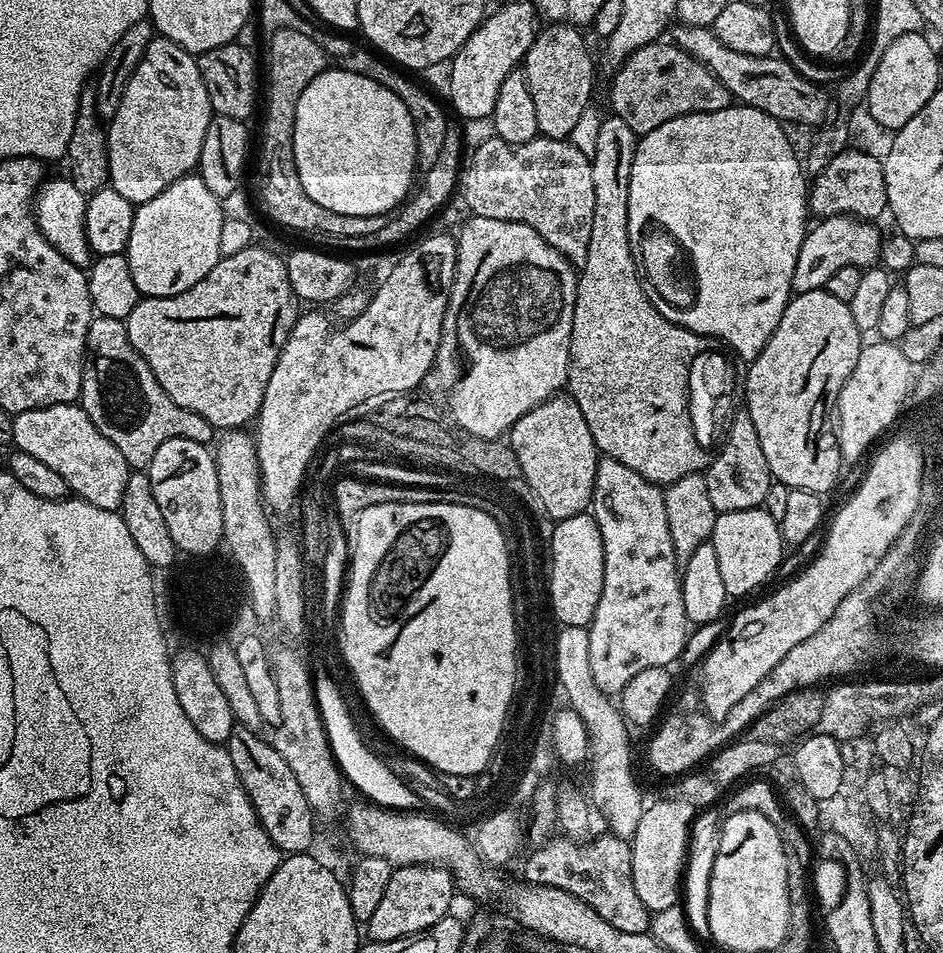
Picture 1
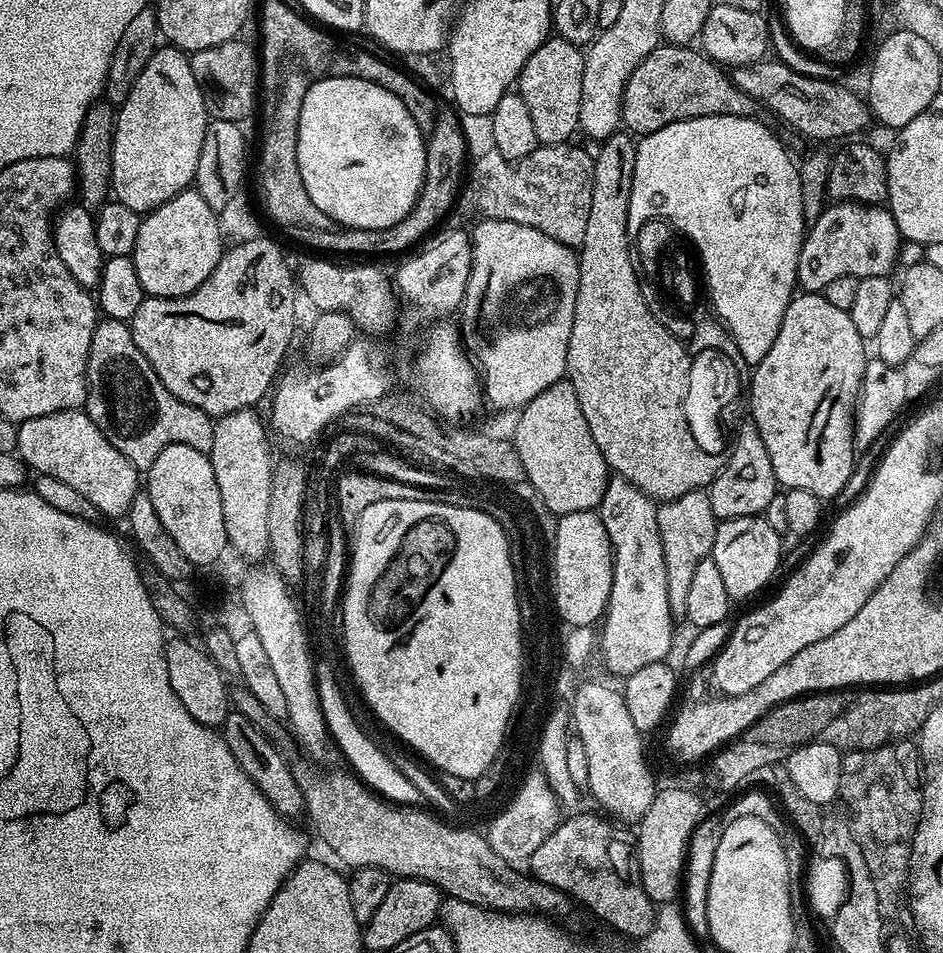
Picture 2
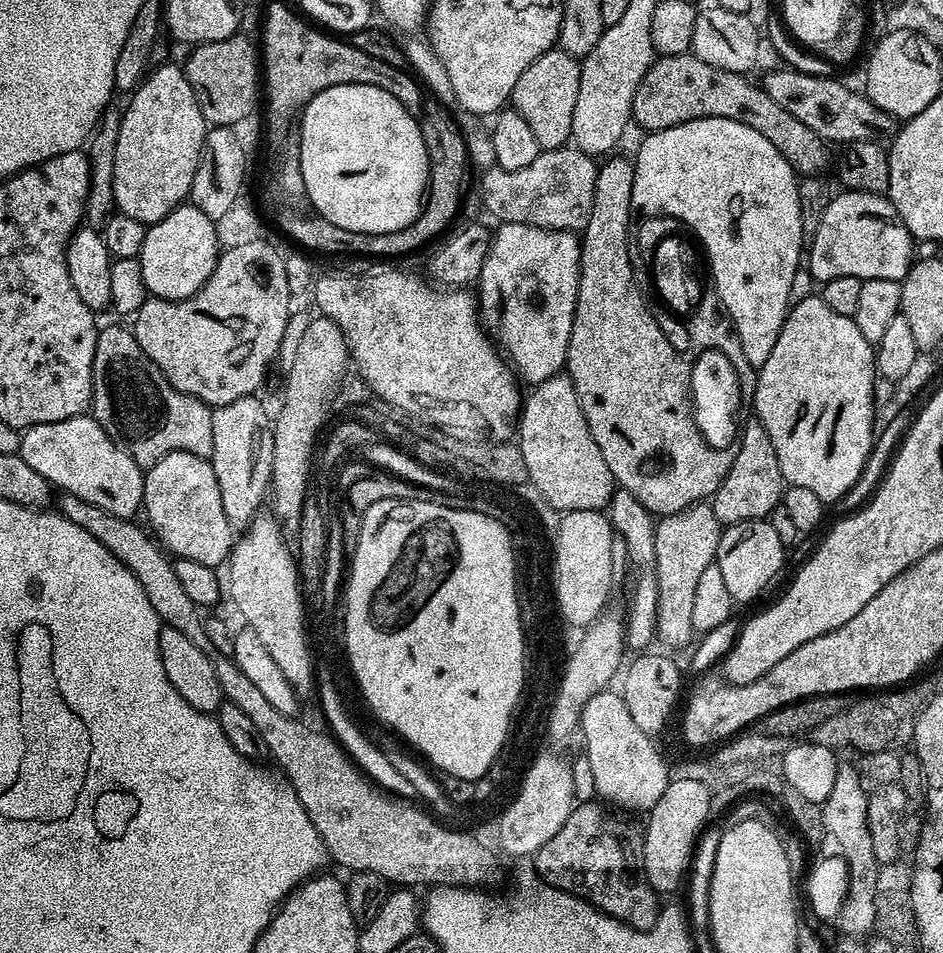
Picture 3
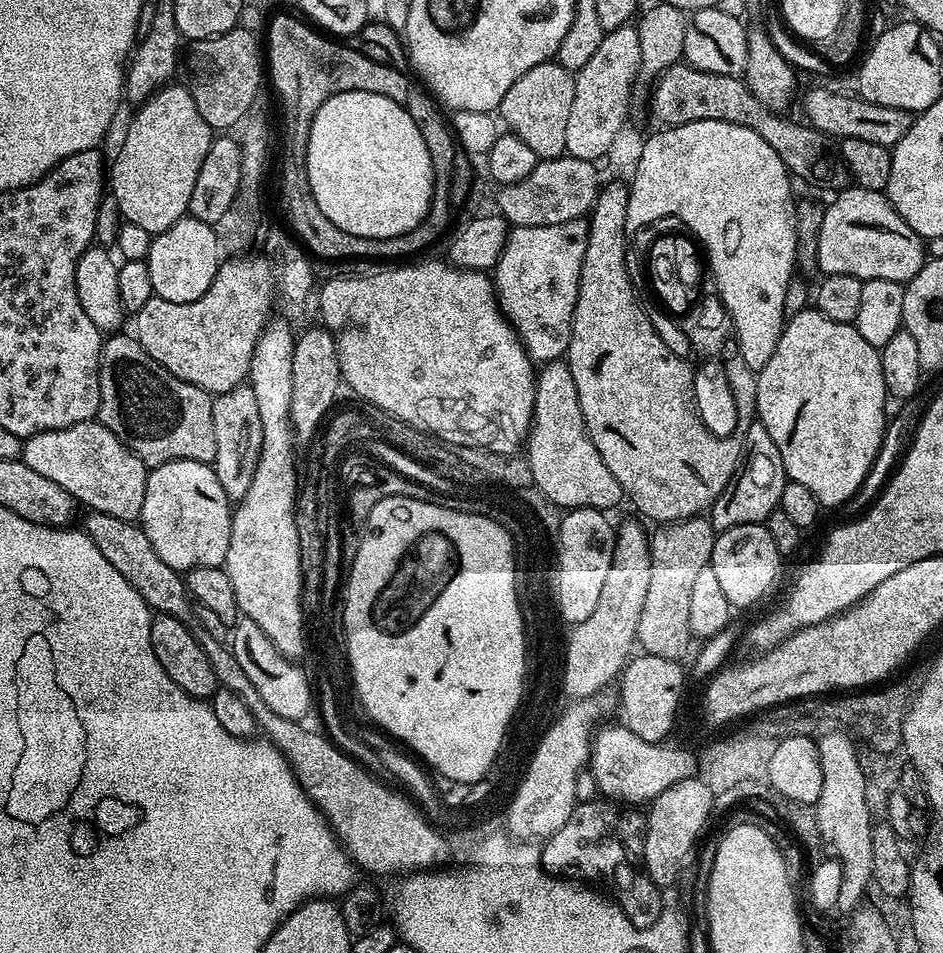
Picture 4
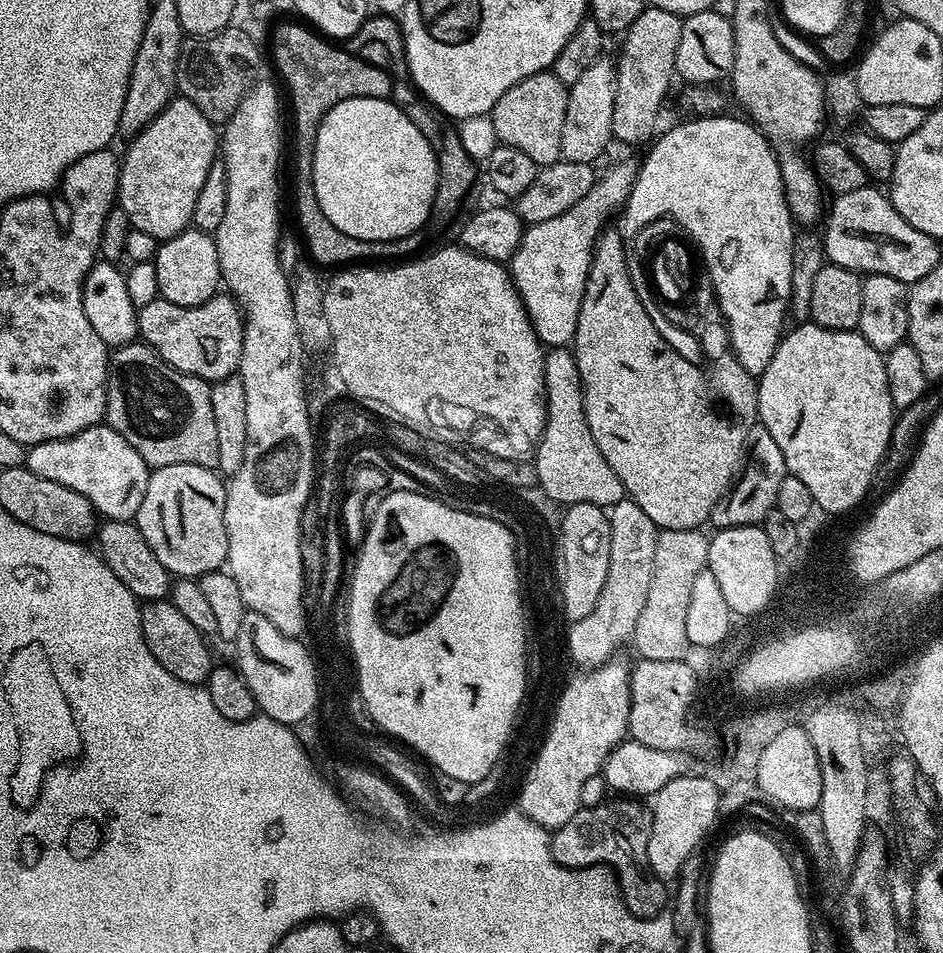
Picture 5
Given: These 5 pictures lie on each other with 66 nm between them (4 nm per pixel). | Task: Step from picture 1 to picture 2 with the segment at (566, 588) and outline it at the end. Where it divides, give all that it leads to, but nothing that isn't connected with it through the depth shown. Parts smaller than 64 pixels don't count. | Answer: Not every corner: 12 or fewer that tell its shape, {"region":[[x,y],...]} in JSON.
{"region":[[599,511],[556,520],[555,615],[592,628],[612,585]]}

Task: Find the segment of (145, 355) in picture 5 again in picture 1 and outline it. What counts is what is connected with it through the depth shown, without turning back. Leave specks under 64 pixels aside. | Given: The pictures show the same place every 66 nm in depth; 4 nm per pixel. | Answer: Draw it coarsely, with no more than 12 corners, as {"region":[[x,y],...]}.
{"region":[[93,315],[78,403],[132,470],[212,424],[158,386],[127,323]]}

